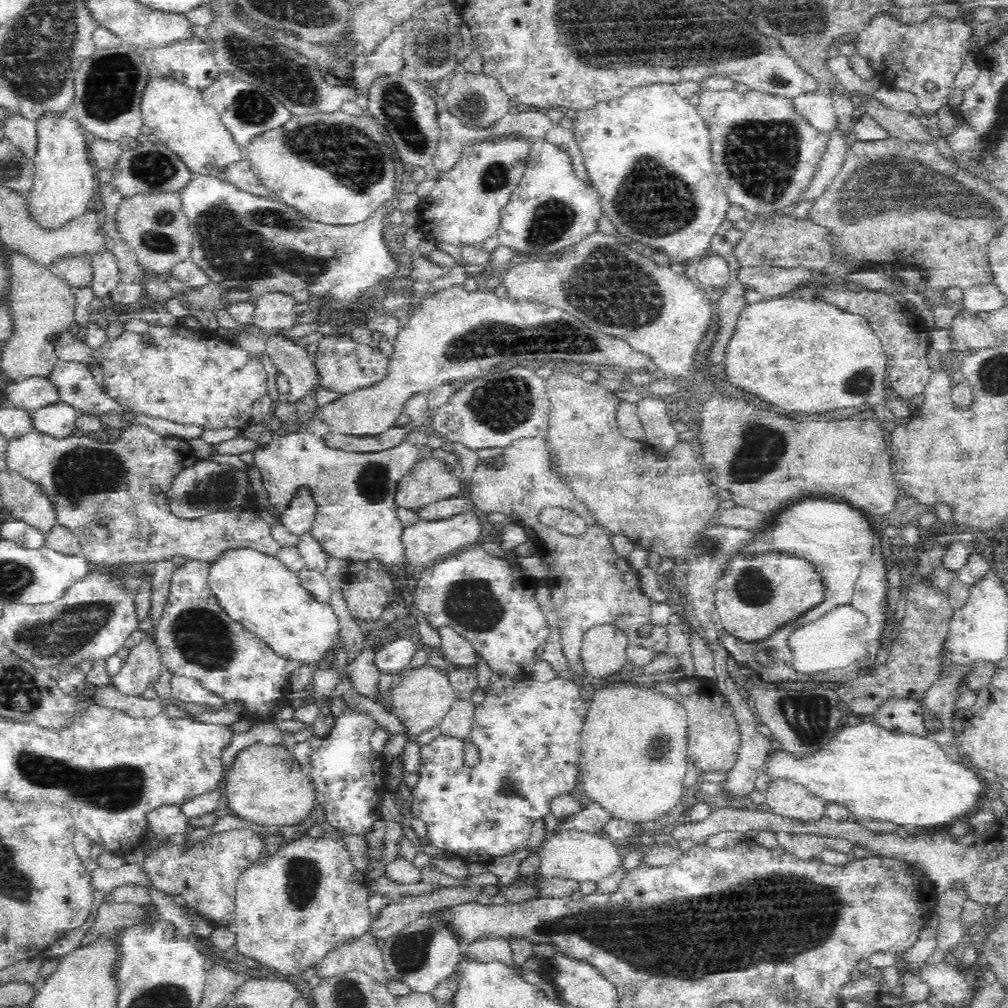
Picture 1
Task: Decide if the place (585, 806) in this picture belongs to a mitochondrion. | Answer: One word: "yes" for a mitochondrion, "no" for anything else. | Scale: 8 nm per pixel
no

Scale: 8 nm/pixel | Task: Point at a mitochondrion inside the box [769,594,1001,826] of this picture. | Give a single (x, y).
(807, 716)

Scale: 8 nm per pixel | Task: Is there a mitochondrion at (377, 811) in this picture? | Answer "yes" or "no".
no

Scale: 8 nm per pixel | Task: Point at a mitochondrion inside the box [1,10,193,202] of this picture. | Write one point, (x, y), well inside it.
(110, 86)

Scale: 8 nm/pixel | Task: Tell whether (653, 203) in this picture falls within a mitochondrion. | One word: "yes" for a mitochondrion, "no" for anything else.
yes

